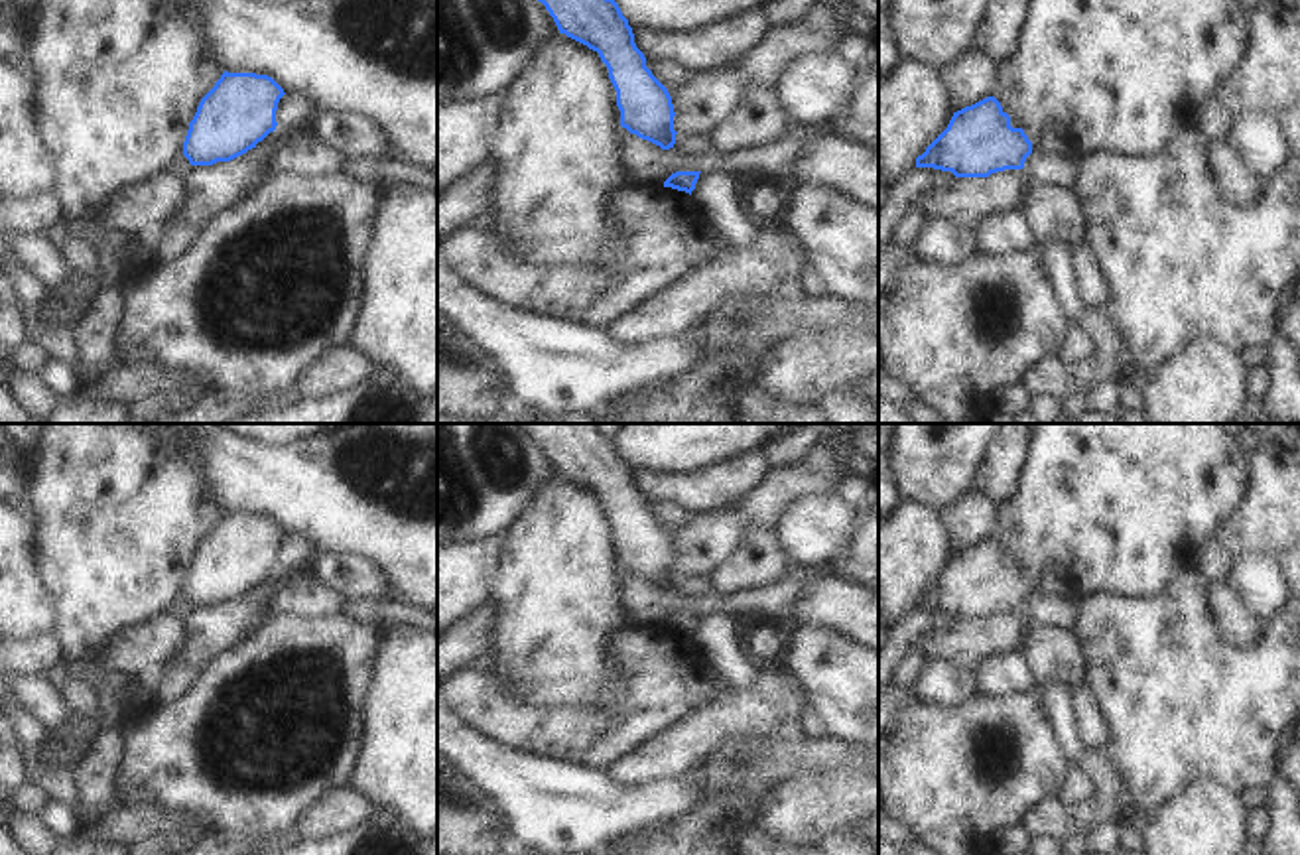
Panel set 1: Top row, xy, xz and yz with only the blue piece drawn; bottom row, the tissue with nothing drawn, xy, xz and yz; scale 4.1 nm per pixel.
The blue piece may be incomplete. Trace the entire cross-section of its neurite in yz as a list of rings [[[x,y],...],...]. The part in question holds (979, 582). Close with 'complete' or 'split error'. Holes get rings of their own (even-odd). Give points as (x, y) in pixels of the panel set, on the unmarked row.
[[[995,538],[953,554],[947,569],[916,599],[916,609],[951,613],[955,619],[989,619],[1005,611],[1022,611],[1032,595],[1032,583],[1022,569],[1010,567],[1010,558]]]; complete

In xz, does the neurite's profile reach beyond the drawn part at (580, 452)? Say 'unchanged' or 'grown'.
unchanged

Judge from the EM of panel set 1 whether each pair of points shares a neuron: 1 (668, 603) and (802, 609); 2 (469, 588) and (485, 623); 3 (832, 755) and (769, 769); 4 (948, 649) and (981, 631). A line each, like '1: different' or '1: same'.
1: different
2: different
3: same
4: same

